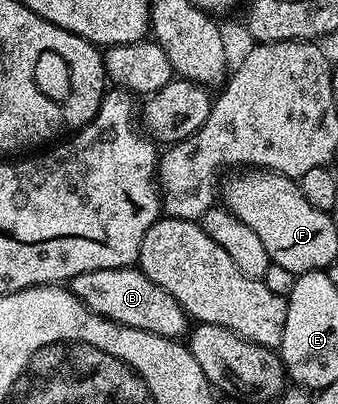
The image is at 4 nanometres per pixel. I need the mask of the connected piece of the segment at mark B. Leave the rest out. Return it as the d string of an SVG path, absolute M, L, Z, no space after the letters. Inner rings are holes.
M136 266L82 272L70 280L70 289L78 300L86 304L86 308L123 326L177 340L183 339L190 329L190 319L182 304L178 304L178 300L174 300L166 288L158 288L158 284L154 284L154 280L150 280L150 276Z

